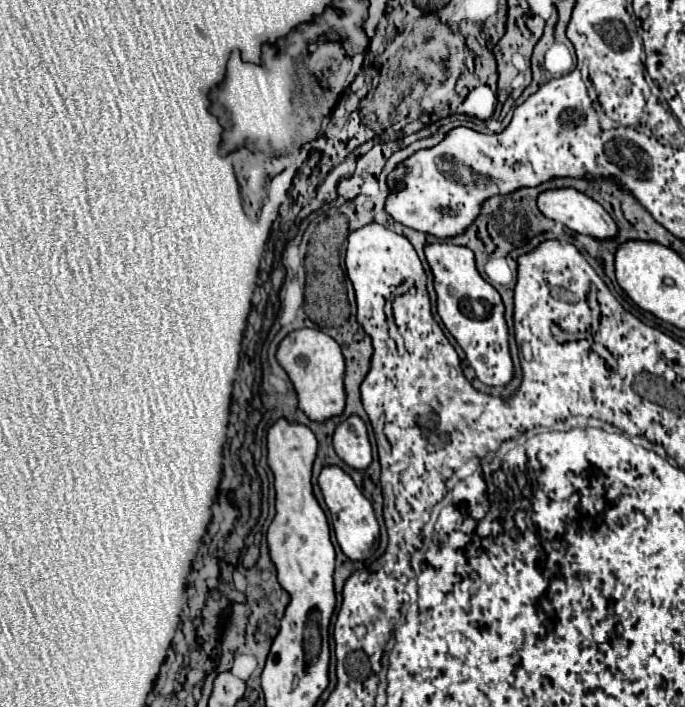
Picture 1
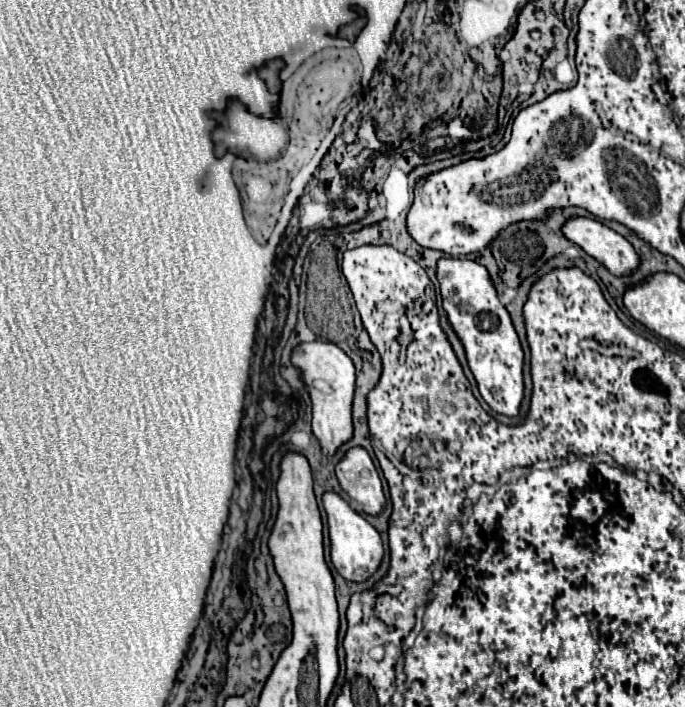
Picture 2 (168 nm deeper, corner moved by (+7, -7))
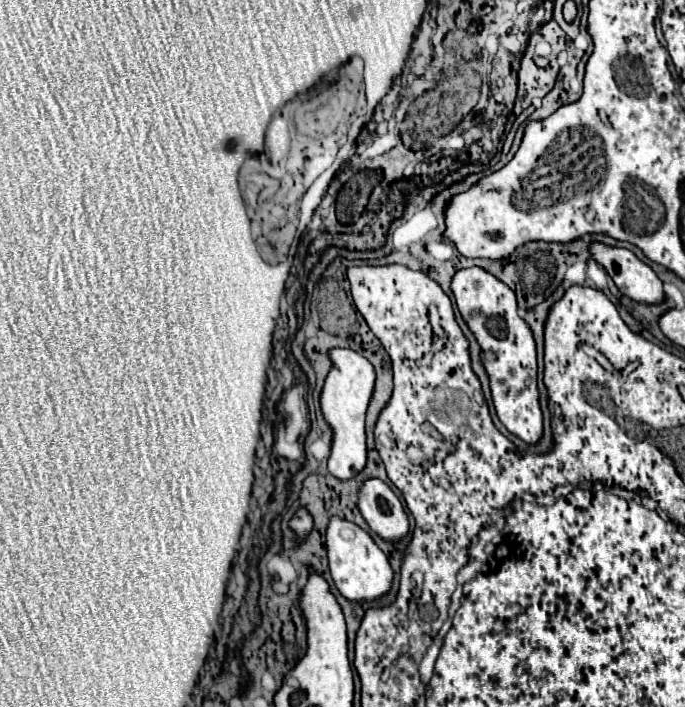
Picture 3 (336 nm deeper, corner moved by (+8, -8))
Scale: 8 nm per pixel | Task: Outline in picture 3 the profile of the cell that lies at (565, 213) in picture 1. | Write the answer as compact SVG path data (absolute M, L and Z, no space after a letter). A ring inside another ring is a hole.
M602 243L592 245L594 259L608 271L616 287L636 303L656 305L664 303L666 293L658 275L640 261L632 251L622 247L604 247Z

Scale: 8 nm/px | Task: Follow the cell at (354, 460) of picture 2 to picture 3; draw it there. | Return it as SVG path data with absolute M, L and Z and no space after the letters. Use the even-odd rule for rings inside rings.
M370 479L360 489L358 509L370 529L390 543L400 543L408 531L408 515L398 495L380 479Z

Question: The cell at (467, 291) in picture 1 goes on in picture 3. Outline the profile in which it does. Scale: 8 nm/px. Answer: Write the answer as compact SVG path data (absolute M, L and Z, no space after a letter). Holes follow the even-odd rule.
M480 267L458 271L452 281L452 291L464 321L482 347L482 363L490 377L498 419L512 435L526 441L528 445L540 443L544 435L544 419L538 393L536 341L528 323L518 315L516 293Z

